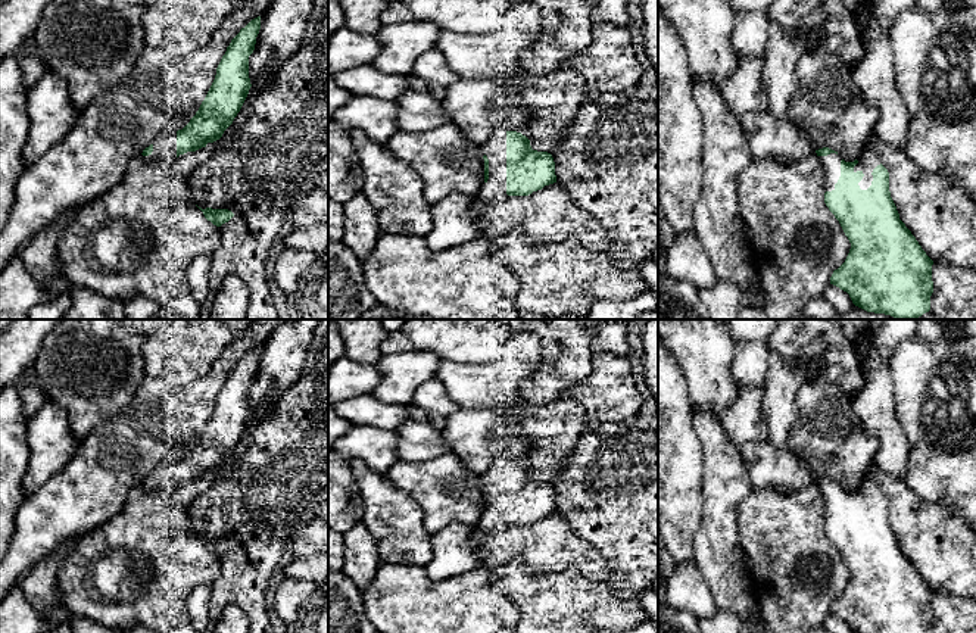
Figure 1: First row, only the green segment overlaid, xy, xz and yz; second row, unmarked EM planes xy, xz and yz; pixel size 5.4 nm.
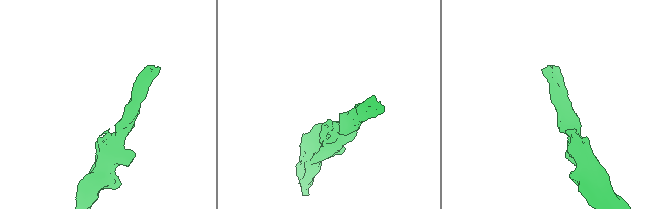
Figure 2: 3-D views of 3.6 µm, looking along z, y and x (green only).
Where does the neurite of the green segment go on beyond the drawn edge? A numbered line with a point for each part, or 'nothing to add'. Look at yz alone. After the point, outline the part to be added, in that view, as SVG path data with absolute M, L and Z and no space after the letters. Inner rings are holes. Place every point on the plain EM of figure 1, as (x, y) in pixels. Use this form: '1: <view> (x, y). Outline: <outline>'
1: yz (867, 490). Outline: M870 475L864 477L864 480L861 481L857 490L858 493L854 496L854 502L861 501L864 503L858 515L861 520L867 520L873 511L873 505L871 505L873 499L882 492Z

